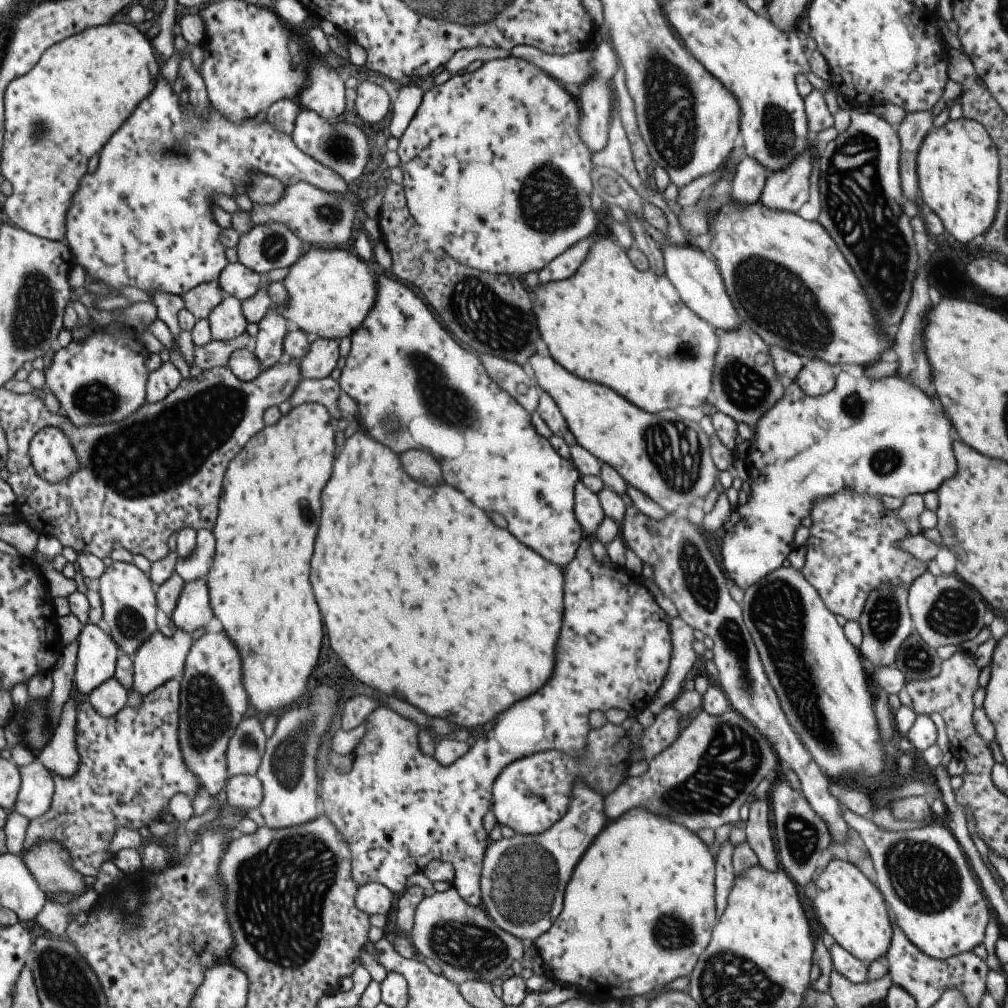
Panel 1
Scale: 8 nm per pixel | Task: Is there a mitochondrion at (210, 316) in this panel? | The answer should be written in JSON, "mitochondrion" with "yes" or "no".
{"mitochondrion":"no"}

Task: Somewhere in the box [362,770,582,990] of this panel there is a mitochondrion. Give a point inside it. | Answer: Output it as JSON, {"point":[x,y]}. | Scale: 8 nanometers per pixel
{"point":[524,882]}

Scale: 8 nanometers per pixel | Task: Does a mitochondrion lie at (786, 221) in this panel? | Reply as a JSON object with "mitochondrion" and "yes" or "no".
{"mitochondrion":"no"}

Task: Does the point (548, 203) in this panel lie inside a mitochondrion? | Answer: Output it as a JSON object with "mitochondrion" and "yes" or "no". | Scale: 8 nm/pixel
{"mitochondrion":"yes"}

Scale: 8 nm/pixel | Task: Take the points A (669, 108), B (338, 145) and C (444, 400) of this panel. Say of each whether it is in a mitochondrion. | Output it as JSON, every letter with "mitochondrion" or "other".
{"A":"mitochondrion","B":"mitochondrion","C":"mitochondrion"}

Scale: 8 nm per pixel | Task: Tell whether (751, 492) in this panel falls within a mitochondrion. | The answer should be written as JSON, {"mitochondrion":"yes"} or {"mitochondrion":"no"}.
{"mitochondrion":"no"}

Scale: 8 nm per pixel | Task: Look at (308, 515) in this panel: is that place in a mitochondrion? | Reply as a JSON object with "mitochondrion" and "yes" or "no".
{"mitochondrion":"no"}

